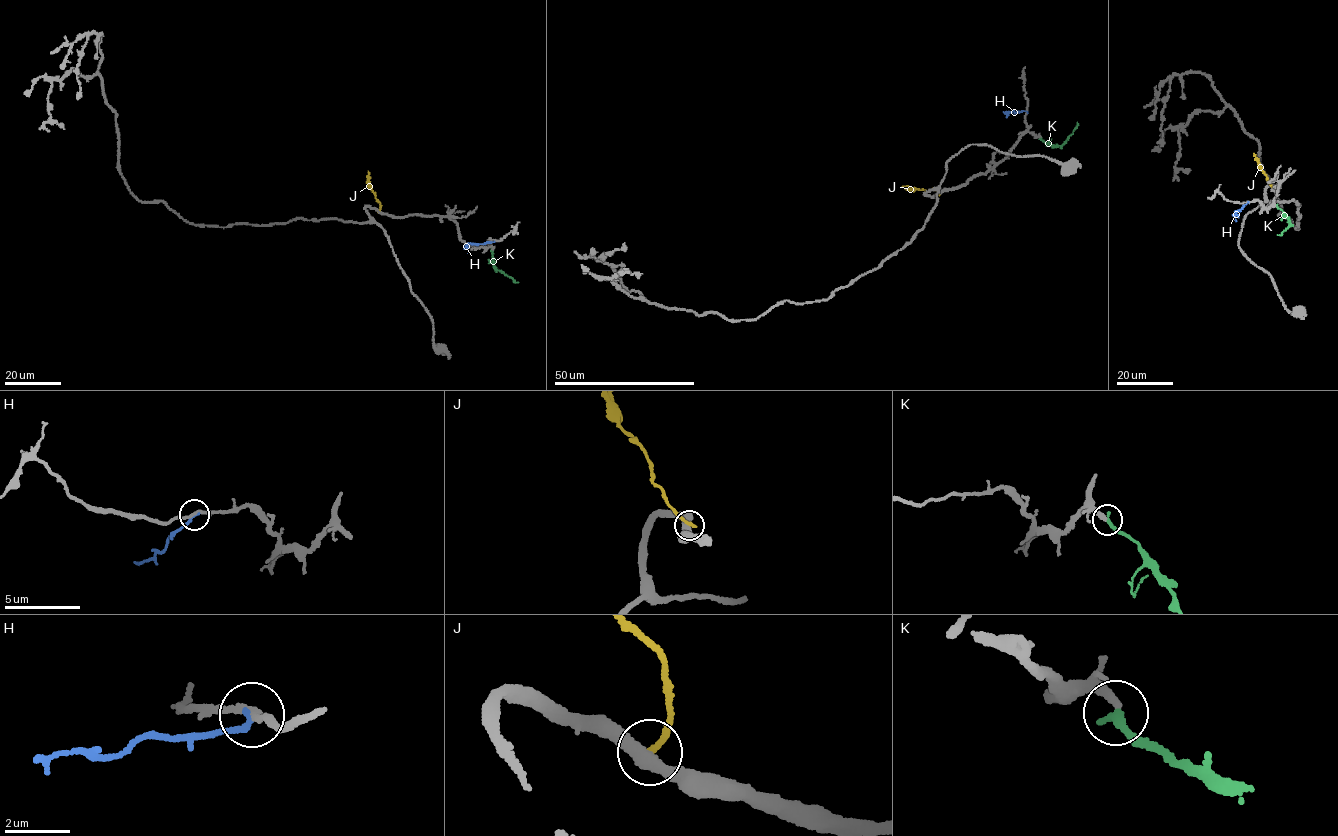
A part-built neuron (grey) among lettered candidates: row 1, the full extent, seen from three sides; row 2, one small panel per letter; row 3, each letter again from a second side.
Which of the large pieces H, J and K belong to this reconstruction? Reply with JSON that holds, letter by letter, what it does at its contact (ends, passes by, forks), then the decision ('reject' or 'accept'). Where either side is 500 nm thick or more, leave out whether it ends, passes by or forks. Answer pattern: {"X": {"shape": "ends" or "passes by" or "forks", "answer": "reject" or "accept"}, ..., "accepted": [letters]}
{"H": {"shape": "ends", "answer": "reject"}, "J": {"shape": "ends", "answer": "reject"}, "K": {"shape": "ends", "answer": "accept"}, "accepted": ["K"]}

